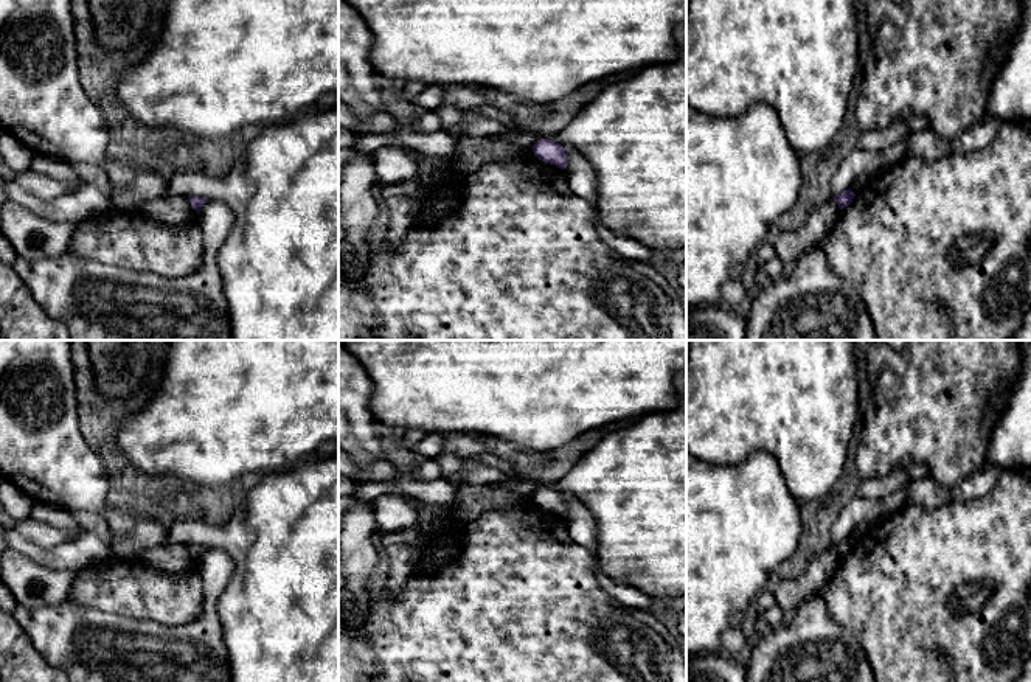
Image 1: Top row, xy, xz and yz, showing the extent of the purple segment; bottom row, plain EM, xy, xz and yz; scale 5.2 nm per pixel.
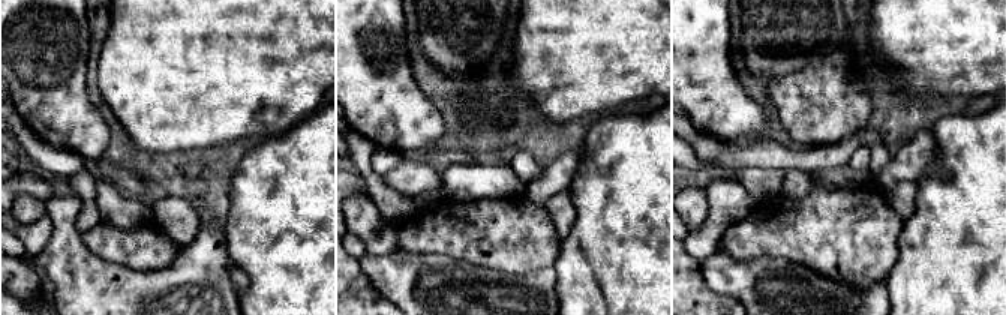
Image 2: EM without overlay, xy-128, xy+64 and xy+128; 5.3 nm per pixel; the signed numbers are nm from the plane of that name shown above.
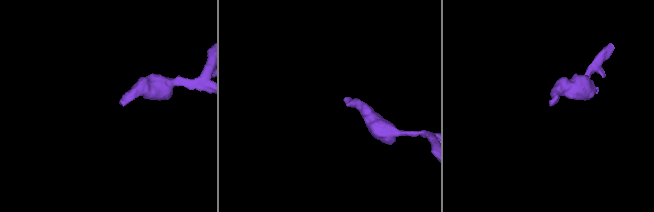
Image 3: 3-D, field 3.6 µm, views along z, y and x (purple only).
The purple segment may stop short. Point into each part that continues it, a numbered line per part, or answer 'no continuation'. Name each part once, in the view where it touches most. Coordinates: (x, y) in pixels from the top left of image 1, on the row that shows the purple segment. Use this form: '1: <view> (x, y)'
no continuation

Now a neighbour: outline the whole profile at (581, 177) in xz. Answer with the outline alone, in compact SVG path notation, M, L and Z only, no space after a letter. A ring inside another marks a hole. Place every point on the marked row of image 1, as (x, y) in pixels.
M561 144L567 154L565 176L570 191L596 205L598 179L595 169L575 148Z

